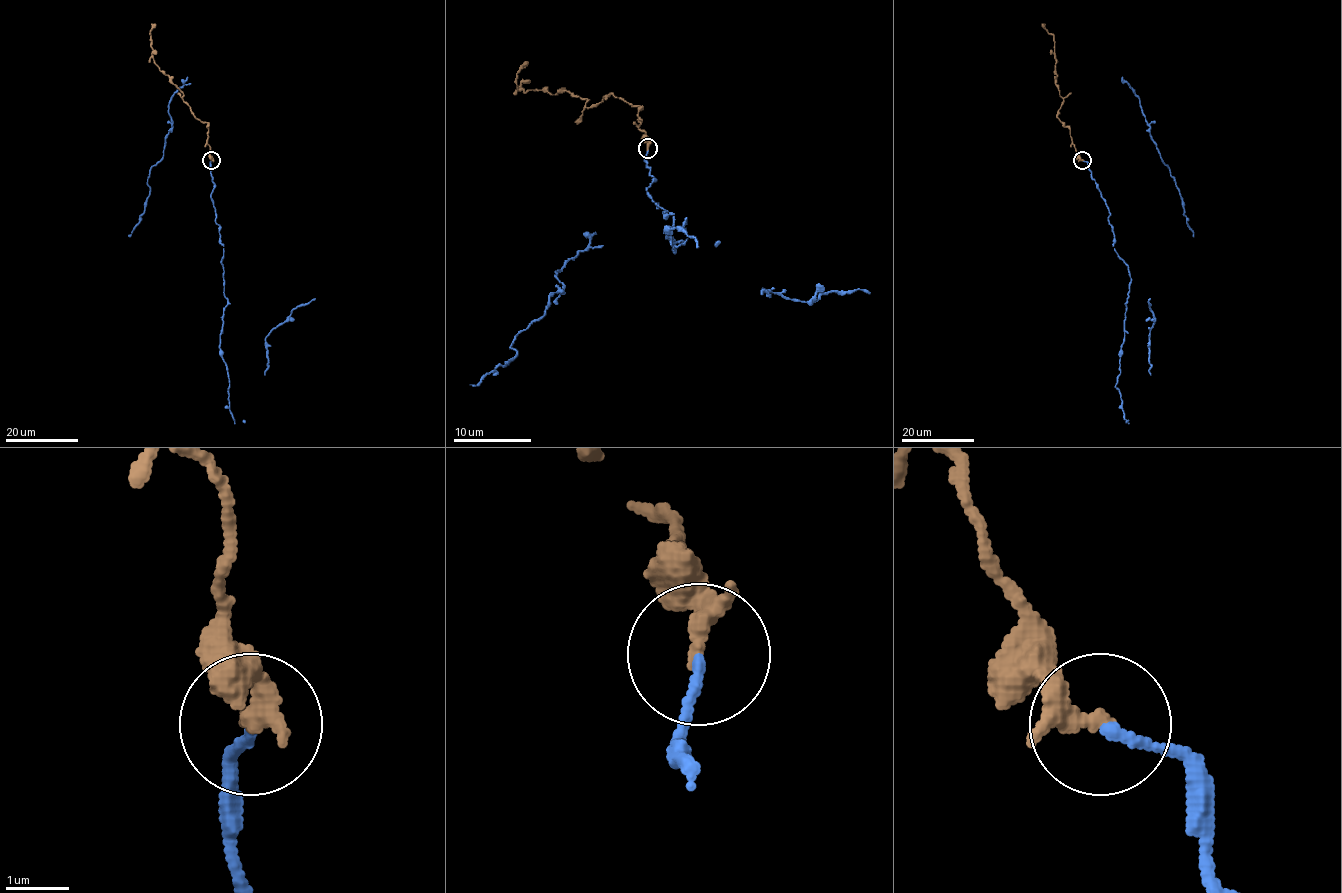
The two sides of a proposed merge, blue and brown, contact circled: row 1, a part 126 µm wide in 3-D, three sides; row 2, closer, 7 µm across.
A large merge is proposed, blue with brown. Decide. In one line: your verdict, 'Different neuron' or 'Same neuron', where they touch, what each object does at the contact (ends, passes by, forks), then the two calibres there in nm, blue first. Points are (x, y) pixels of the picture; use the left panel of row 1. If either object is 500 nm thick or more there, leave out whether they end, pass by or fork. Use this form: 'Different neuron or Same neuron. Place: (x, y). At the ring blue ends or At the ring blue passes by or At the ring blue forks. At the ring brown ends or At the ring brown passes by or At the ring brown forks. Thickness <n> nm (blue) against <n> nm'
Same neuron. Place: (211, 160). At the ring blue ends. At the ring brown passes by. Thickness 160 nm (blue) against 240 nm

